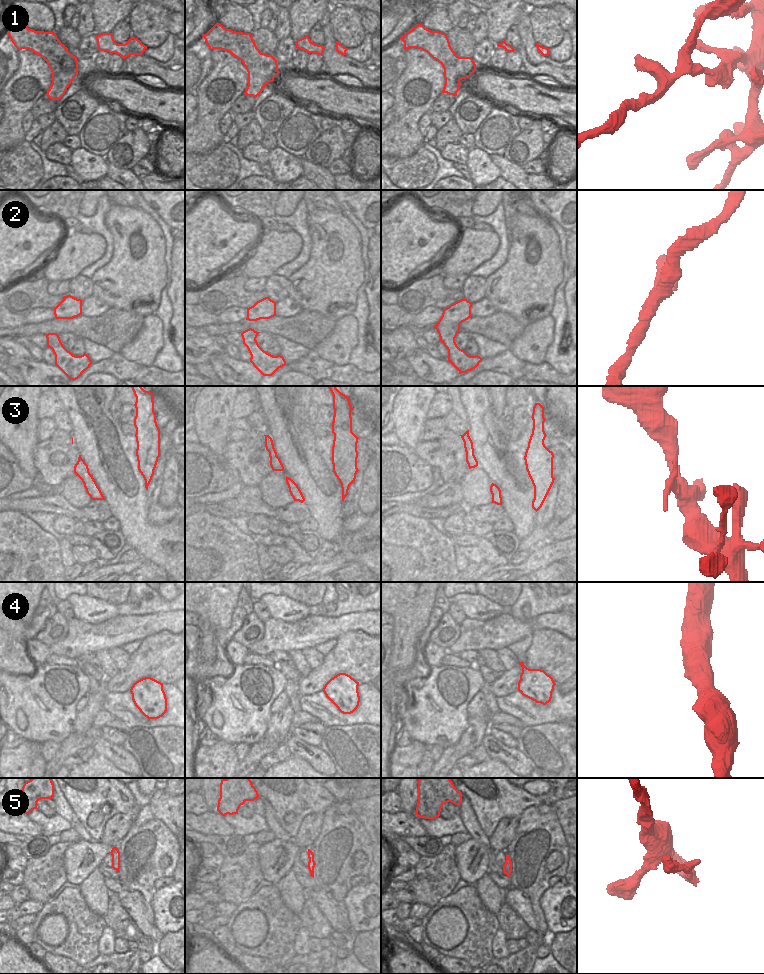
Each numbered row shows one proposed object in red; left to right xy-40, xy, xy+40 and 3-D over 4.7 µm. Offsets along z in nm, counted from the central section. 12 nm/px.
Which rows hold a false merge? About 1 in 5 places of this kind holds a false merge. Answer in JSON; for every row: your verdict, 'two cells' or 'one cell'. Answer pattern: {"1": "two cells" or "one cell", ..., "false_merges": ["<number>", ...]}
{"1": "two cells", "2": "one cell", "3": "one cell", "4": "one cell", "5": "one cell", "false_merges": ["1"]}

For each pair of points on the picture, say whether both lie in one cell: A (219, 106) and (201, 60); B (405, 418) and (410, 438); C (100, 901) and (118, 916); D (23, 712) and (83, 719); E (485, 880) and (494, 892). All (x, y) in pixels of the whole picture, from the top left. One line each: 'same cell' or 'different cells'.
A: different cells
B: same cell
C: different cells
D: different cells
E: same cell

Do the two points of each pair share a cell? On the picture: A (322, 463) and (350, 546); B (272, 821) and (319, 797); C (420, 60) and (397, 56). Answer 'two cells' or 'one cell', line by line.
A: one cell
B: two cells
C: two cells

